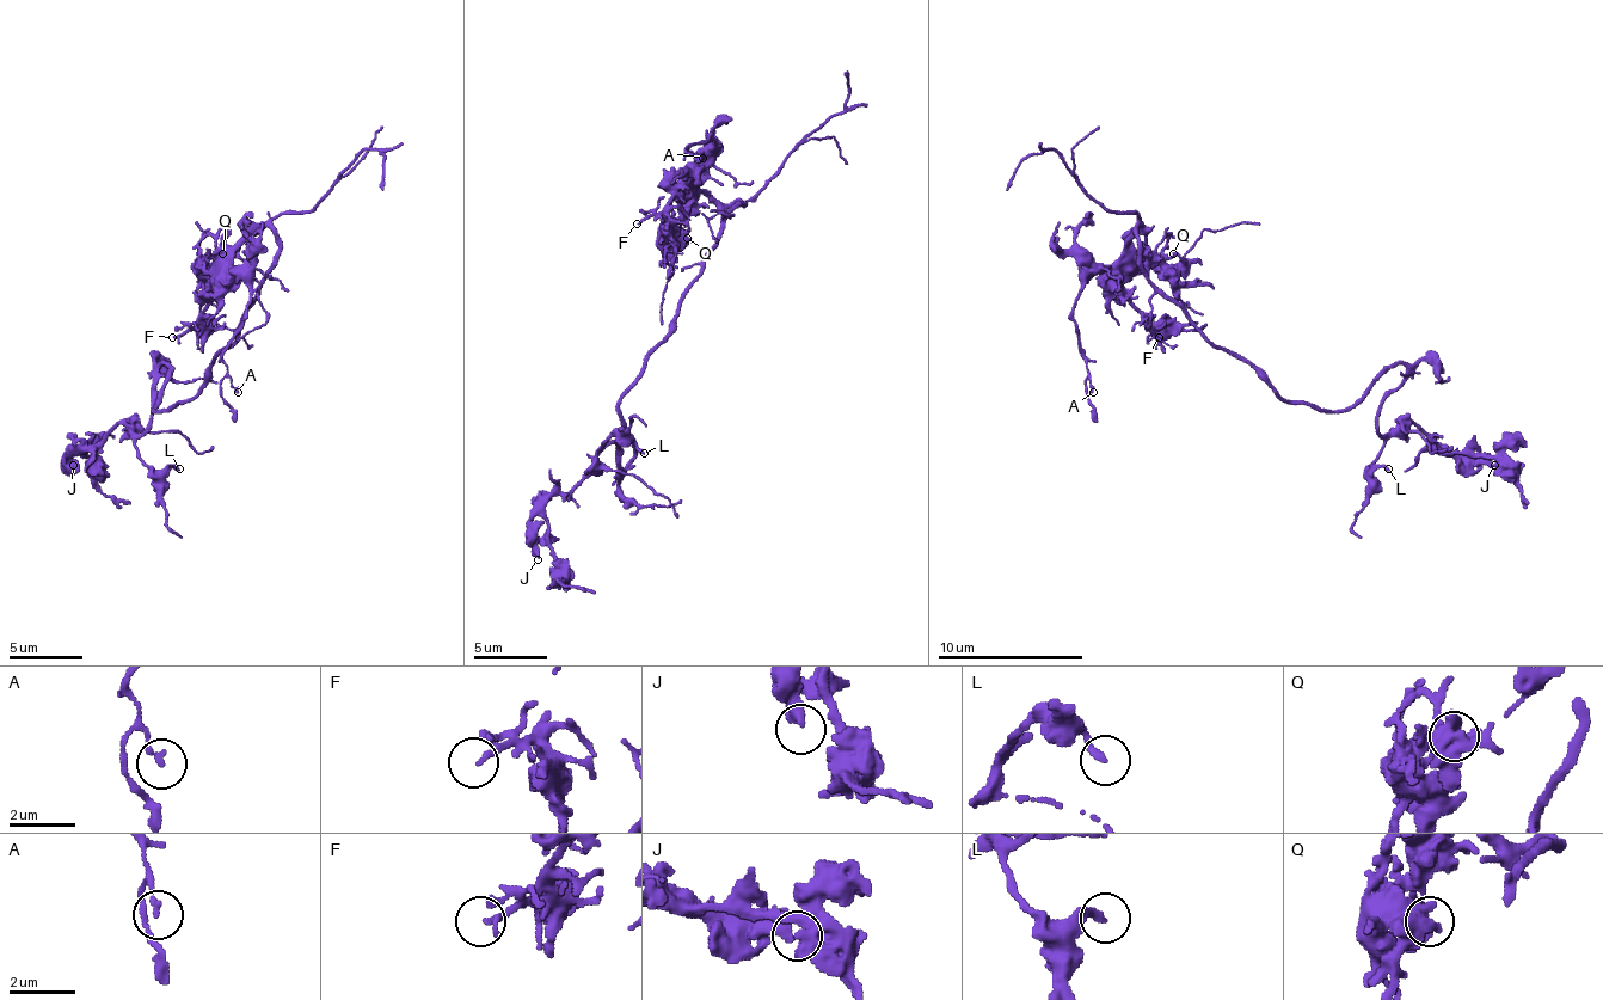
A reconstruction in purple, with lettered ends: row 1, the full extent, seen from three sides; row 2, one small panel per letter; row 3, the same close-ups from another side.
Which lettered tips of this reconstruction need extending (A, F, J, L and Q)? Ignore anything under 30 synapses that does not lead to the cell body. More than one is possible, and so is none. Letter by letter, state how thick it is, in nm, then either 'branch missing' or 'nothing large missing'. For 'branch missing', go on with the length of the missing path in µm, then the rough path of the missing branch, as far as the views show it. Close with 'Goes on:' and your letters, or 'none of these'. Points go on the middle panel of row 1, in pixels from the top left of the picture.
A: 160 nm thick; nothing large missing
F: 130 nm thick; nothing large missing
J: 400 nm thick; nothing large missing
L: 240 nm thick; nothing large missing
Q: 200 nm thick; nothing large missing
Goes on: none of these

